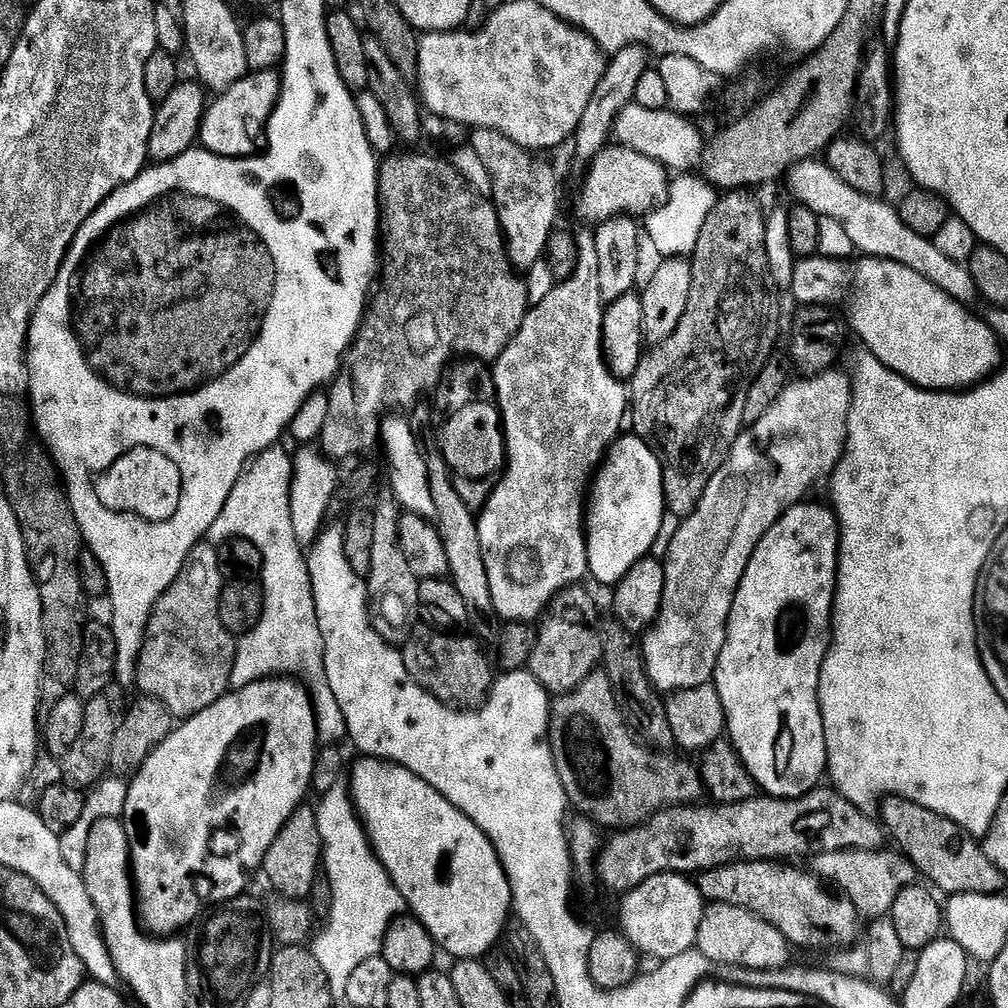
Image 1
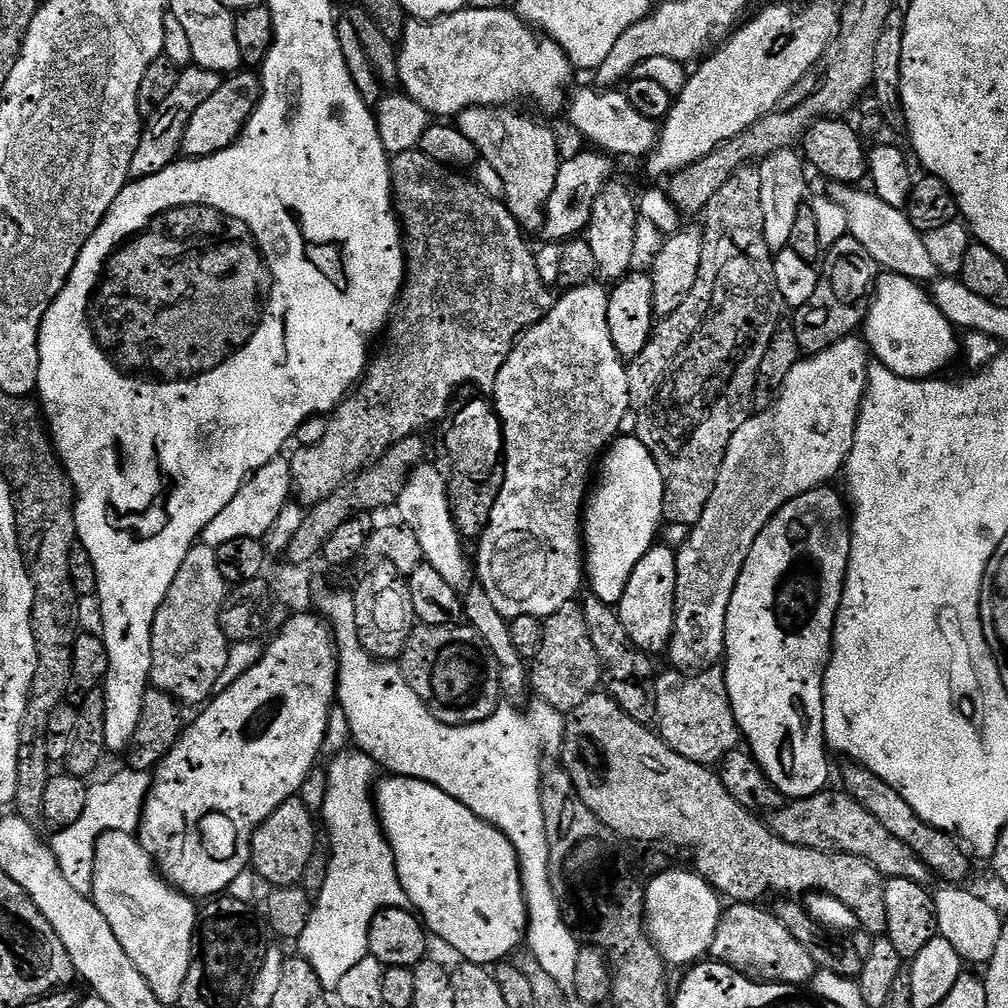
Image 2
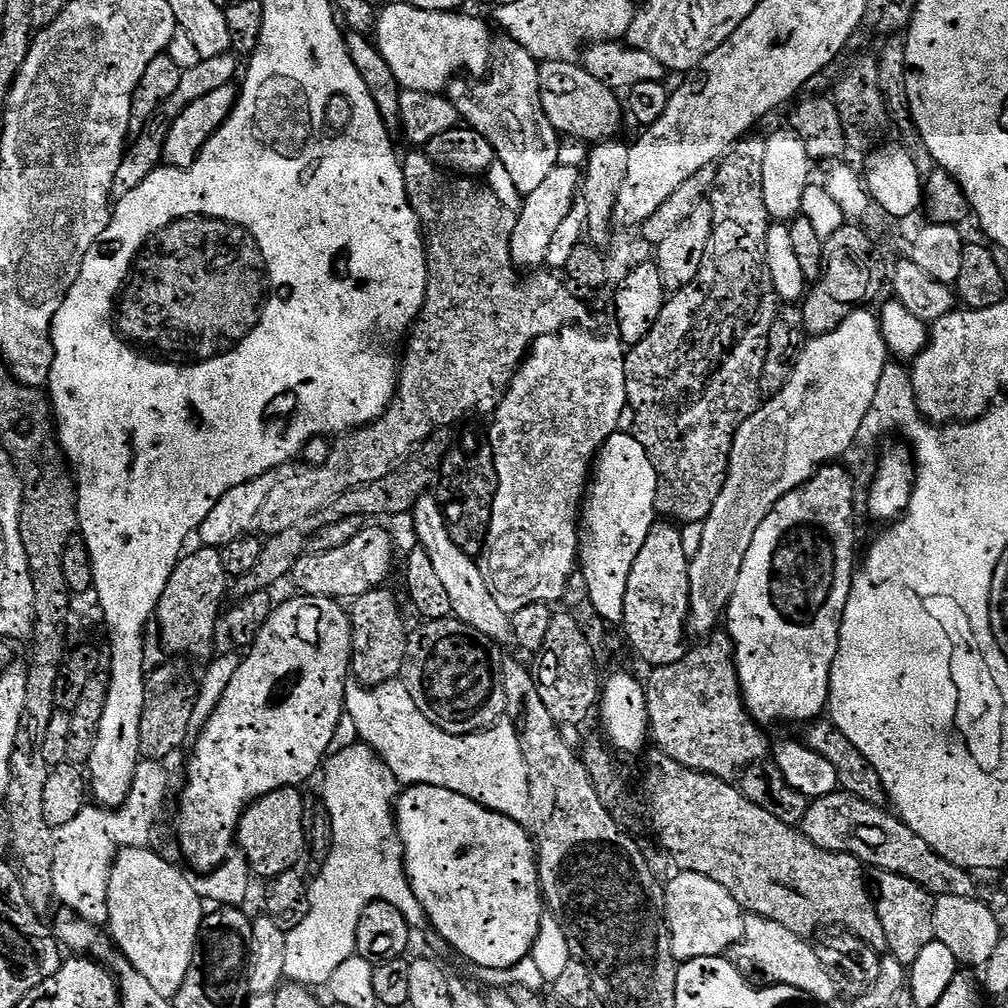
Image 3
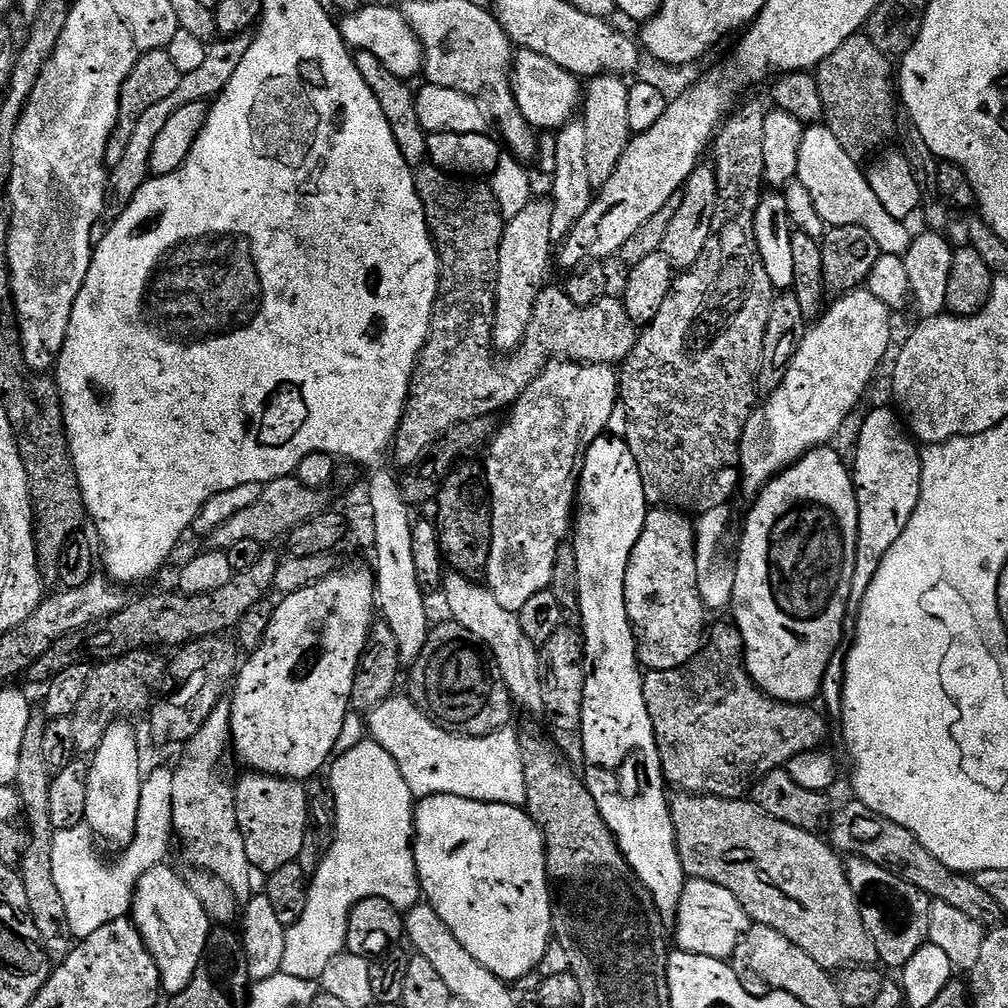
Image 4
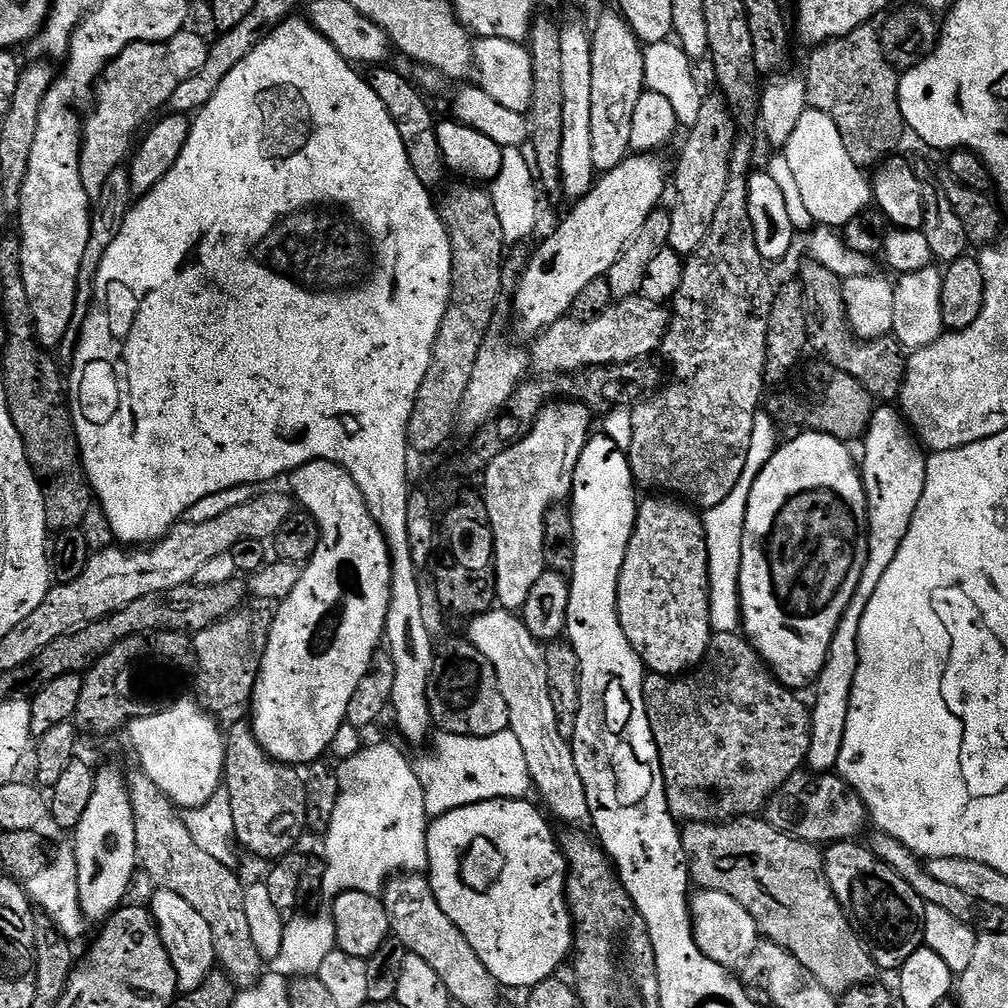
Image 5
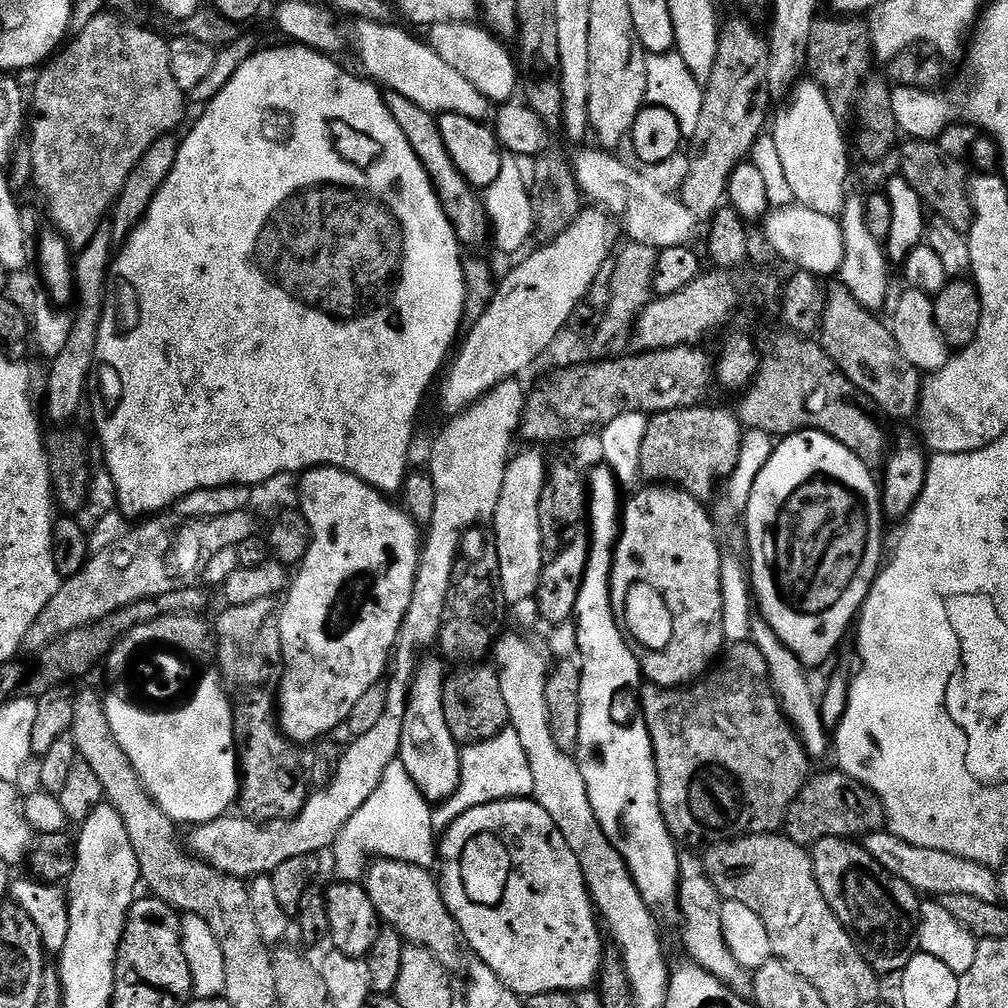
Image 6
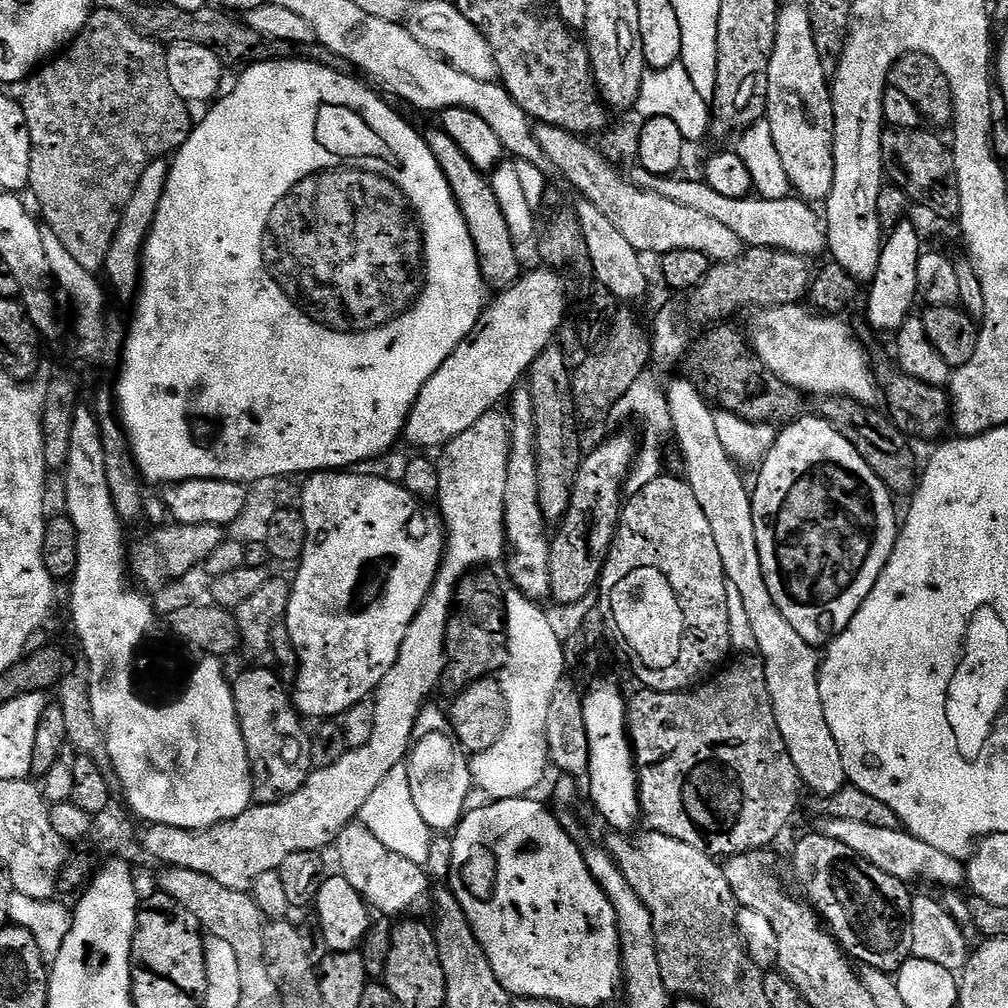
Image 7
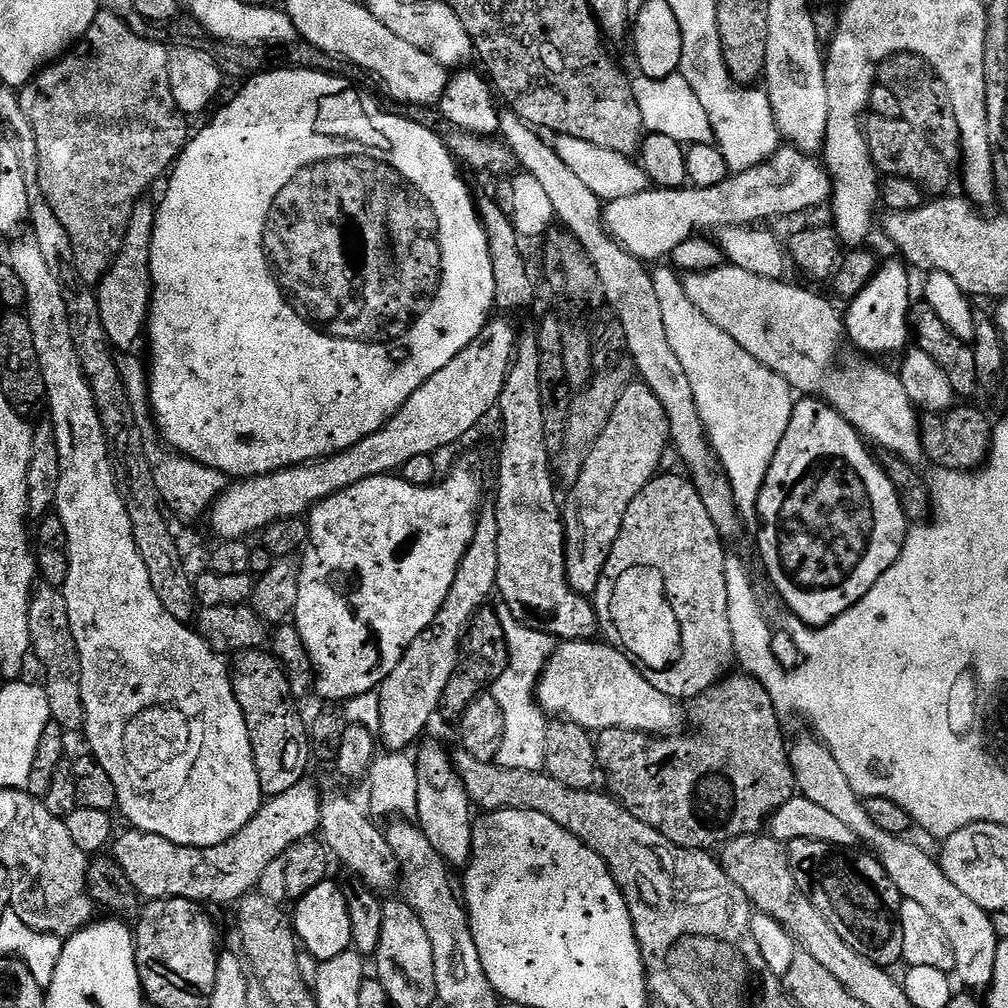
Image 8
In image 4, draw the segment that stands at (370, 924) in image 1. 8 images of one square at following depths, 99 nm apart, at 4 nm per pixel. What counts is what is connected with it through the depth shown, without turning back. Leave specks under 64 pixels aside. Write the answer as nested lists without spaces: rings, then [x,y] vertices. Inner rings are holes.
[[[366,738],[354,746],[354,750],[346,750],[346,754],[335,757],[331,761],[332,768],[332,800],[336,803],[334,811],[334,833],[332,845],[323,853],[324,861],[316,868],[316,877],[311,877],[306,898],[306,910],[302,910],[302,918],[297,924],[287,925],[286,955],[282,958],[282,970],[294,978],[316,980],[330,966],[330,958],[334,958],[346,948],[346,926],[350,918],[350,910],[358,902],[366,898],[386,898],[402,914],[421,903],[420,879],[416,873],[414,858],[414,797],[410,786],[406,786],[406,778],[402,778],[402,770],[398,770],[398,762],[378,746],[378,742]]]

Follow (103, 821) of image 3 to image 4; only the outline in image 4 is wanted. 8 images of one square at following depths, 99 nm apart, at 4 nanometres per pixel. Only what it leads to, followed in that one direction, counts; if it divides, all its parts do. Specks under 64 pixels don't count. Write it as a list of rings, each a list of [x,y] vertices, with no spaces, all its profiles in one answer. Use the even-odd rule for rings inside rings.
[[[156,768],[152,773],[143,777],[140,786],[140,801],[138,802],[138,814],[136,815],[136,833],[132,835],[132,841],[123,849],[124,852],[117,862],[116,868],[104,868],[104,860],[96,849],[97,837],[92,835],[92,829],[87,823],[79,824],[73,828],[61,828],[52,833],[52,853],[50,854],[50,866],[54,874],[54,886],[58,886],[58,895],[62,898],[62,906],[66,906],[66,928],[77,941],[90,938],[94,930],[102,930],[115,920],[123,920],[129,915],[132,907],[132,895],[136,892],[138,882],[146,870],[165,863],[168,856],[168,843],[174,840],[171,822],[171,802],[173,799],[173,769]]]

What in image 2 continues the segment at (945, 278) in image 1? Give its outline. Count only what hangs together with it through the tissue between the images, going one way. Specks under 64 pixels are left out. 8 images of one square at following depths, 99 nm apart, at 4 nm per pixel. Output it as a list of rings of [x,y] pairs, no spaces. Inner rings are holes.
[[[829,183],[827,187],[827,195],[846,212],[848,235],[866,246],[870,258],[874,258],[874,262],[878,262],[884,272],[893,272],[917,282],[937,279],[938,273],[926,251],[923,235],[911,225],[904,208],[886,206],[886,202],[882,202],[882,198],[878,198],[871,190],[856,192],[860,190],[847,184],[834,183]]]

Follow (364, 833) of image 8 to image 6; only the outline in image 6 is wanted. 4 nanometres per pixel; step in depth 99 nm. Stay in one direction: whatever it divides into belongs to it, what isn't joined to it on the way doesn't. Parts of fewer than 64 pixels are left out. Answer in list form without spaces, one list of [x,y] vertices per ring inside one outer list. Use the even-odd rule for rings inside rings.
[[[377,859],[369,863],[362,883],[370,894],[370,902],[374,902],[374,910],[387,927],[398,930],[408,944],[421,944],[430,950],[444,968],[455,970],[459,966],[462,949],[460,928],[446,906],[437,877],[429,869],[401,860]]]

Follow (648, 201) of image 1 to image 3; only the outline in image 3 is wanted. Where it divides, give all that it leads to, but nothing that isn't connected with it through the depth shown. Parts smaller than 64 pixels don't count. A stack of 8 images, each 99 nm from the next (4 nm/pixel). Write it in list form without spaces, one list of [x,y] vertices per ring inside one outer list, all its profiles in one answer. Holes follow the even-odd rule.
[[[557,166],[534,190],[534,194],[523,197],[520,211],[515,213],[516,221],[510,238],[510,254],[513,265],[520,270],[536,270],[544,264],[546,249],[550,247],[550,238],[558,230],[562,218],[578,203],[578,193],[582,188],[582,172],[578,167]]]

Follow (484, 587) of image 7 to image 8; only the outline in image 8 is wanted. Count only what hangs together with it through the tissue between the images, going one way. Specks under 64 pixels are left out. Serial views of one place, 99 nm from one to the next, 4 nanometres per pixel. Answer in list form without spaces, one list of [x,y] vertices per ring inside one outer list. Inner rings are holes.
[[[485,606],[477,612],[468,626],[462,641],[463,659],[456,667],[456,672],[446,682],[446,690],[442,690],[439,715],[449,716],[452,722],[459,721],[461,714],[474,702],[476,696],[481,695],[502,674],[508,665],[508,635],[505,623],[501,620],[499,611],[492,606]]]

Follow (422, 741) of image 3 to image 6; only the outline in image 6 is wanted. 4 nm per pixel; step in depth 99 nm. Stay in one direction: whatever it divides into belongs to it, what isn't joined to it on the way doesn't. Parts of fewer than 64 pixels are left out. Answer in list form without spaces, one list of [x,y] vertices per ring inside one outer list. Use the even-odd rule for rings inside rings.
[[[511,726],[494,738],[482,740],[478,744],[468,744],[460,750],[460,781],[450,798],[440,801],[432,809],[432,827],[447,830],[459,816],[483,804],[495,800],[518,800],[532,796],[534,778],[530,774],[530,762],[522,742]]]

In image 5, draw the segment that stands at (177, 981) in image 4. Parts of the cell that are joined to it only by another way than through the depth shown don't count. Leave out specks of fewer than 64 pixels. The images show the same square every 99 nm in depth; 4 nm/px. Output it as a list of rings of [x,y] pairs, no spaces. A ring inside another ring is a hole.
[[[165,888],[153,893],[150,911],[172,959],[178,978],[178,989],[184,994],[198,990],[198,986],[202,986],[202,982],[206,982],[208,975],[217,967],[214,934],[210,934],[210,926],[206,926],[202,914],[198,914],[198,910],[190,906],[190,902],[178,898],[178,894],[170,894],[170,890]]]

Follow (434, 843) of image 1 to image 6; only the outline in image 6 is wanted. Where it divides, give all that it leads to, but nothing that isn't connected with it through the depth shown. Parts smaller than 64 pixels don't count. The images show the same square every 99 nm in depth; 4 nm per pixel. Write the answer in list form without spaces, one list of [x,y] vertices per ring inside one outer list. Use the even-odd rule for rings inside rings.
[[[521,798],[518,800],[495,800],[489,804],[478,806],[459,818],[443,833],[438,844],[438,883],[440,891],[444,894],[444,901],[450,910],[450,914],[456,919],[456,925],[460,928],[460,934],[465,945],[472,947],[471,955],[486,962],[494,974],[503,984],[515,992],[521,998],[527,998],[543,992],[571,992],[579,993],[579,988],[588,988],[597,983],[600,975],[602,957],[605,955],[605,937],[602,935],[601,925],[598,923],[598,913],[592,896],[588,893],[588,887],[582,874],[582,866],[578,866],[578,858],[574,858],[574,850],[566,846],[566,838],[562,838],[562,830],[554,826],[554,818],[542,810],[542,806],[536,804],[535,799]]]

